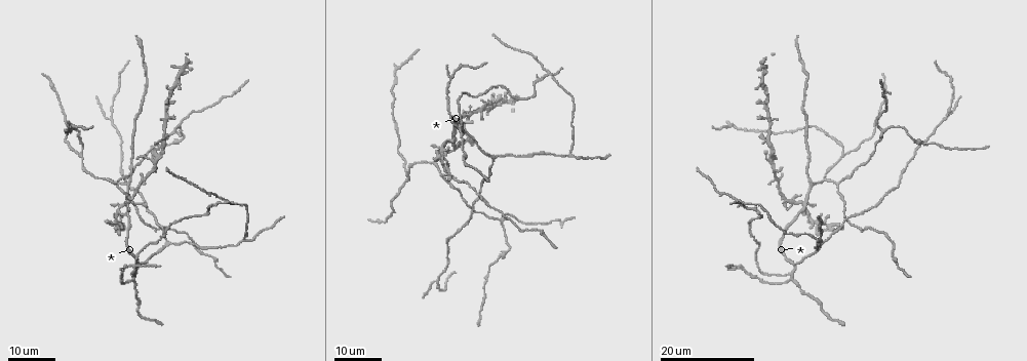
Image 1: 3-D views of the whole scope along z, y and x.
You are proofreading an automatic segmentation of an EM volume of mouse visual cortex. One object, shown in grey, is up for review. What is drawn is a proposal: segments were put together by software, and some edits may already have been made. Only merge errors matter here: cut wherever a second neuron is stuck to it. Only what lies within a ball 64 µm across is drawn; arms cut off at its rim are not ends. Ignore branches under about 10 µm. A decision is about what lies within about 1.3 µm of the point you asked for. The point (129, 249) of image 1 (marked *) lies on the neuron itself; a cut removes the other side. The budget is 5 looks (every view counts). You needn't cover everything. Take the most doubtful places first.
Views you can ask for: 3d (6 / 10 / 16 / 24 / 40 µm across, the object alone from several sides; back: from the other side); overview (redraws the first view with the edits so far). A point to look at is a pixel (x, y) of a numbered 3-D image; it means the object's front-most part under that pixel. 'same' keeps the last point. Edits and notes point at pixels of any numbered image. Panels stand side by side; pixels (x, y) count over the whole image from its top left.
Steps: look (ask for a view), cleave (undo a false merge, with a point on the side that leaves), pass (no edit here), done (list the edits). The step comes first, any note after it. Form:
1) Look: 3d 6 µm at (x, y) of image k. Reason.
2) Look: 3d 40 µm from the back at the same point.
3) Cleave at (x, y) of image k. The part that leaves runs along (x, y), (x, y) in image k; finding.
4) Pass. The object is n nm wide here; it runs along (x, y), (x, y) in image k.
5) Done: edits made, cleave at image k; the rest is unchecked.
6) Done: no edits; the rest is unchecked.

Look: 3d 24 µm at (174, 131) of image 1. Four-way junction.

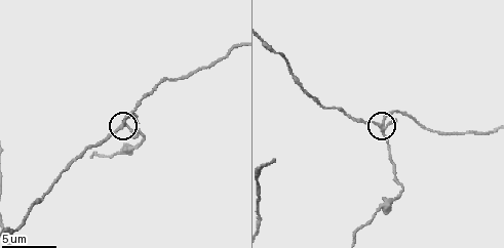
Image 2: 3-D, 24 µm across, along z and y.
Look: 3d 10 µm at (383, 122) of image 2. Zoom in.

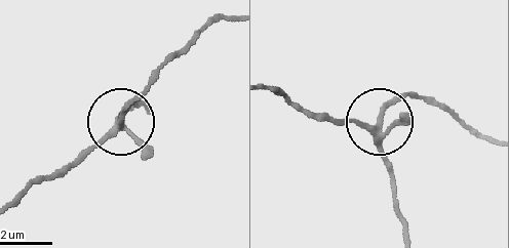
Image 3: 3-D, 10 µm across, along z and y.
Look: 3d 10 µm from the back at (379, 120) of image 3.

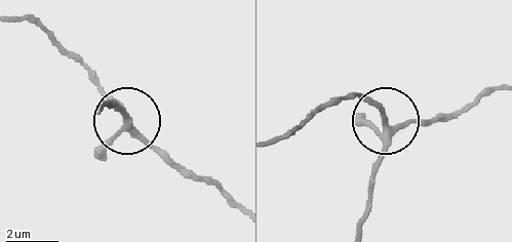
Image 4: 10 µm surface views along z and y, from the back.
Pass. The side arm is 22 µm long; it runs along (495, 88), (468, 108), (401, 123), (351, 94) in image 4; continuous, no second neuron.

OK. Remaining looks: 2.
Look: 3d 16 µm at (811, 183) of image 1. Three-way junction.

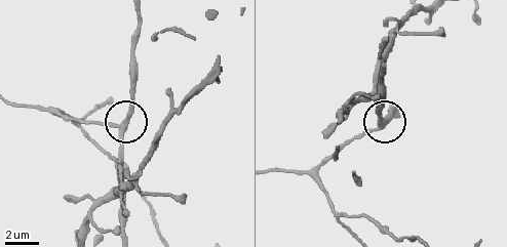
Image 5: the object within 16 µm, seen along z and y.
Look: 3d 6 µm at (382, 124) of image 5.

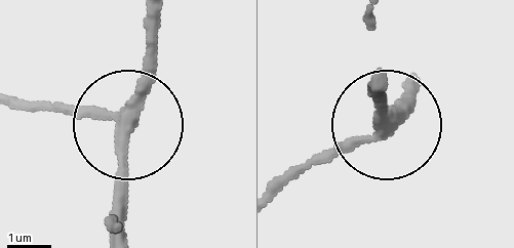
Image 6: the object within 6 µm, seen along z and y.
Pass. 3 arms meet here; all the same neuron.

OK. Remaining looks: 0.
Done: no edits; the rest is unchecked.

